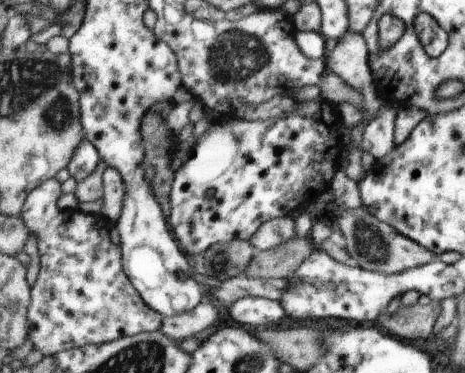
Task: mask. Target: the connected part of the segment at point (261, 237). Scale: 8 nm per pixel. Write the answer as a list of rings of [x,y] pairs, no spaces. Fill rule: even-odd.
[[[290,216],[269,220],[257,230],[255,236],[249,241],[253,243],[257,252],[266,248],[273,249],[276,246],[280,246],[282,242],[294,238],[296,235],[294,223],[295,220]]]

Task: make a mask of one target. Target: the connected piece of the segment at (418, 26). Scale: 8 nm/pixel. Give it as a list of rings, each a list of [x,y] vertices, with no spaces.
[[[429,14],[417,15],[414,21],[414,30],[431,57],[440,56],[448,48],[448,33]]]

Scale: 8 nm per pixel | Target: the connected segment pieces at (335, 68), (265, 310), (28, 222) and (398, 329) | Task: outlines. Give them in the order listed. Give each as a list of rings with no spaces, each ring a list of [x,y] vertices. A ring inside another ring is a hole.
[[[346,31],[332,52],[326,53],[325,59],[328,72],[334,72],[362,94],[365,122],[372,120],[381,106],[368,66],[368,53],[362,33]]]
[[[264,297],[240,298],[229,308],[229,314],[235,324],[246,326],[272,326],[288,318],[282,304]]]
[[[56,178],[42,182],[26,198],[19,215],[29,233],[36,236],[40,251],[39,272],[32,286],[32,304],[28,312],[29,339],[34,349],[47,357],[87,345],[105,345],[122,337],[161,331],[164,316],[144,301],[125,274],[124,255],[113,228],[113,219],[106,218],[102,213],[86,213],[86,210],[78,208],[62,209],[62,206],[57,205],[62,195],[60,186]]]
[[[435,299],[427,305],[416,303],[408,308],[399,308],[393,315],[385,310],[378,316],[376,325],[400,339],[424,340],[432,334],[432,328],[442,312],[440,301]]]

